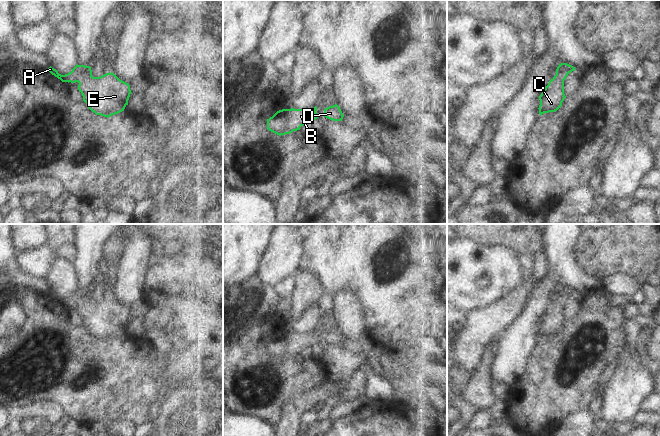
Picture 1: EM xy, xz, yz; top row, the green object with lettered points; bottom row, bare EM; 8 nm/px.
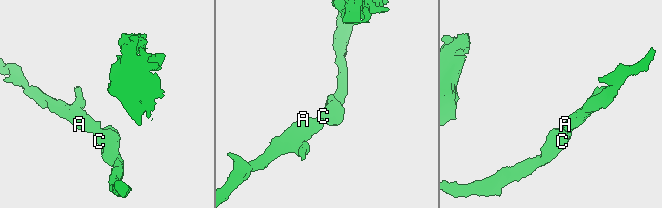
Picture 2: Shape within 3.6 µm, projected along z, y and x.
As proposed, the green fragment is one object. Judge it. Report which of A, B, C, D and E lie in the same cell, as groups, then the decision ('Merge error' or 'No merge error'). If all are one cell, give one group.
Groups: A B C D E. No merge error.

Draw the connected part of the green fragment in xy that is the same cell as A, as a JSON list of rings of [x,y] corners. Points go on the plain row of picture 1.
[[[76,289],[71,296],[61,299],[51,290],[48,295],[62,306],[78,306],[78,314],[83,325],[96,339],[109,342],[124,335],[128,329],[130,309],[120,304],[114,297],[93,301],[90,290]]]

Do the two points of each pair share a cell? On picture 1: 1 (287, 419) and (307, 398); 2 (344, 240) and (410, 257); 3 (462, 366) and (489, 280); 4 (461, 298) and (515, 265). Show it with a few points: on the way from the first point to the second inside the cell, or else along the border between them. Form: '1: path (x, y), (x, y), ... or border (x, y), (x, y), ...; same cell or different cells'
1: path (291, 414), (302, 403); same cell
2: path (360, 240), (363, 240), (381, 257), (394, 257); same cell
3: border (501, 297), (495, 303), (470, 310), (466, 313); different cells
4: path (474, 288), (488, 288), (502, 274); same cell

